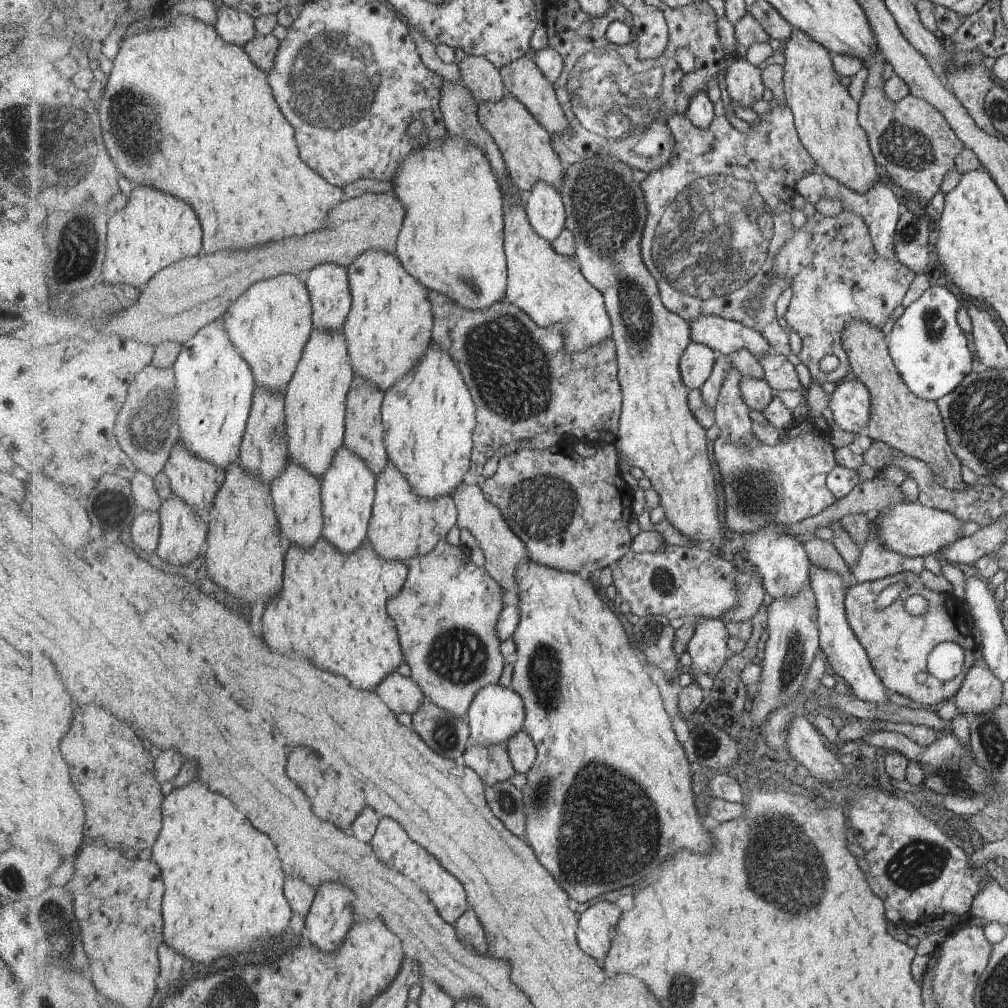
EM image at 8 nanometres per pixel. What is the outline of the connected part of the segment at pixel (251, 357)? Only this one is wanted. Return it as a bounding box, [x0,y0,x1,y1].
[223,274,315,391]

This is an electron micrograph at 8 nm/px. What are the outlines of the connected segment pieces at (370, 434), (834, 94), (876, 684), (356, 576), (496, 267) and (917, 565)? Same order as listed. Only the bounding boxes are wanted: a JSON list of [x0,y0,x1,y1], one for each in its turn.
[[344,375,389,476],[781,28,879,193],[810,565,888,703],[263,536,409,690],[393,134,508,309],[853,525,924,582]]

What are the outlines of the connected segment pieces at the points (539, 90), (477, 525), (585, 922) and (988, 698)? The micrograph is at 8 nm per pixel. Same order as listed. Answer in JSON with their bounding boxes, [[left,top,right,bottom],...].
[[499,56,569,135],[452,483,529,593],[577,902,622,958],[954,659,1001,715]]

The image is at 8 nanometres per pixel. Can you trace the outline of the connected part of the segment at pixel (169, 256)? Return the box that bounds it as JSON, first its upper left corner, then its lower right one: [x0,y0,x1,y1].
[105,185,203,290]

